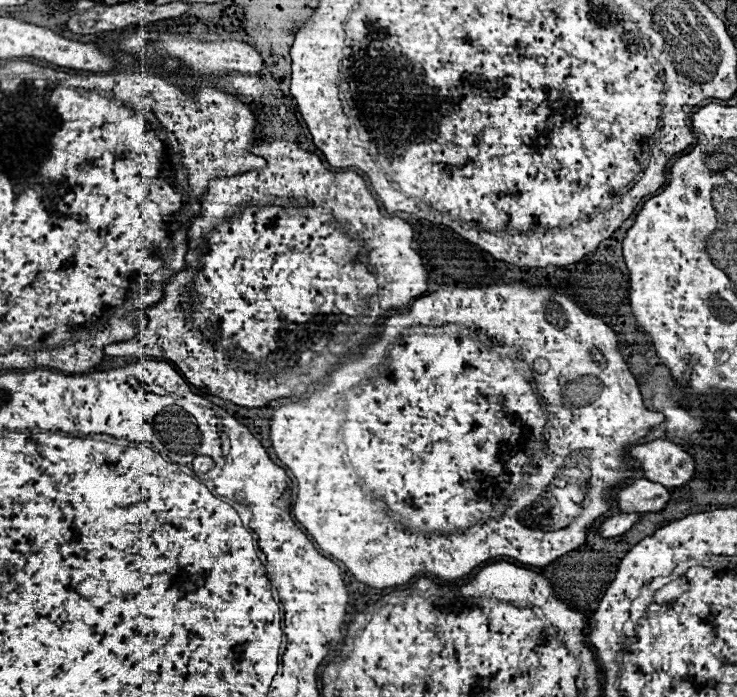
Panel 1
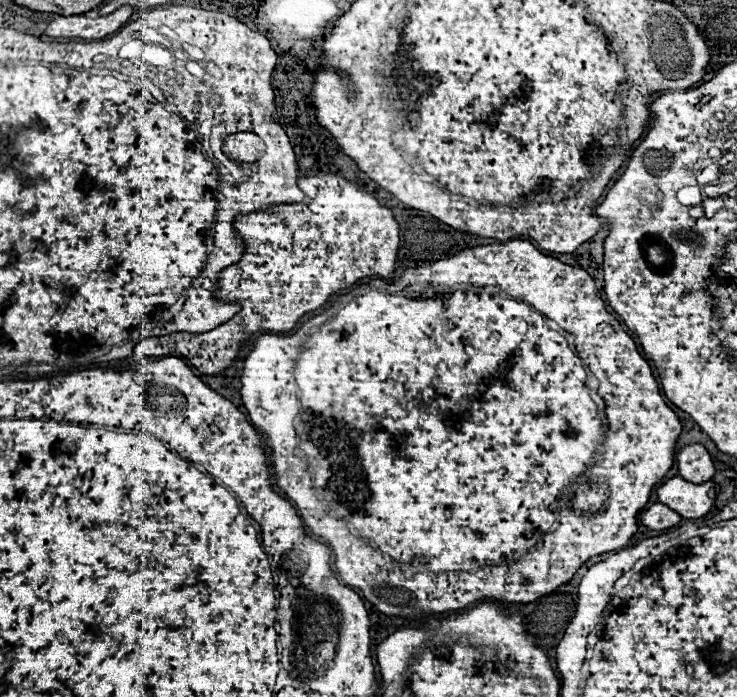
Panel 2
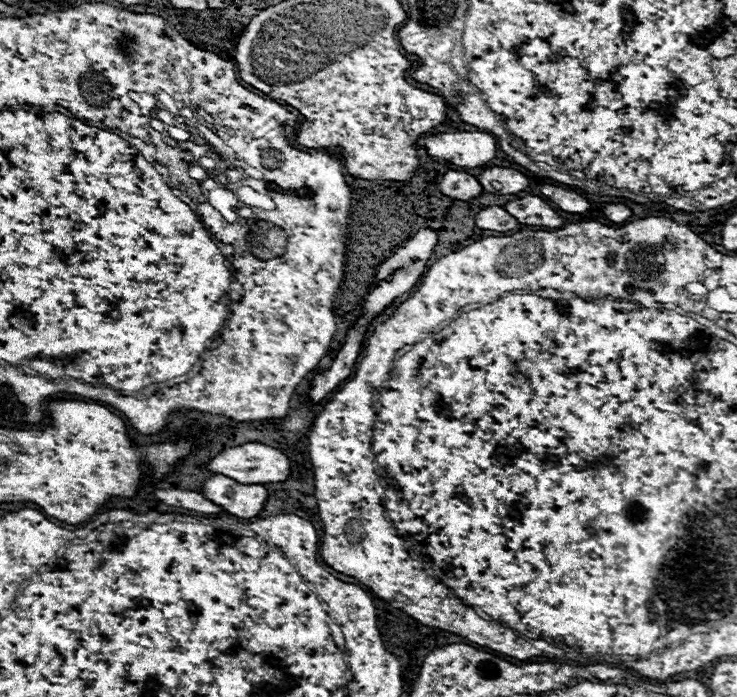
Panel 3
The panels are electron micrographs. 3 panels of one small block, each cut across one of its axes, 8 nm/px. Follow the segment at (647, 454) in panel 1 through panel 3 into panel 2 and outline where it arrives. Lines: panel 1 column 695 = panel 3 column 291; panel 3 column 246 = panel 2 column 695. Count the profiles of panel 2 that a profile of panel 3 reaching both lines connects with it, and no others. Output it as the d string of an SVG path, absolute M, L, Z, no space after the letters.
M702 444L682 446L676 454L676 464L678 464L678 474L692 484L708 482L716 472L712 458Z

